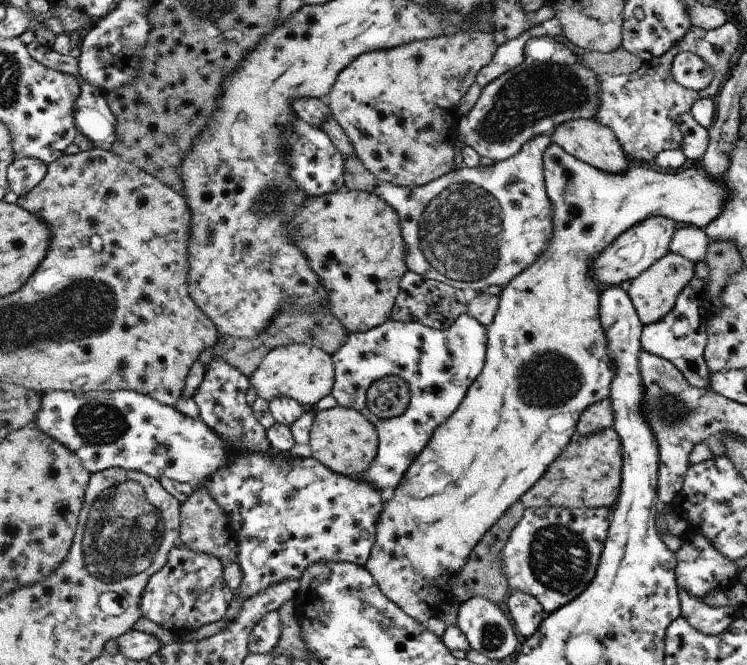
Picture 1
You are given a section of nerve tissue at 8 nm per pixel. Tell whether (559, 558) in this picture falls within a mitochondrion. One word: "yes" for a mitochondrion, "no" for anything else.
yes

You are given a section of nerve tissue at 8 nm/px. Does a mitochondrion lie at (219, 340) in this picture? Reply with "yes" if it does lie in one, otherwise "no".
no

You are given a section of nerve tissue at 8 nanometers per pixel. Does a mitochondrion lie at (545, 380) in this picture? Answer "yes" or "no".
yes

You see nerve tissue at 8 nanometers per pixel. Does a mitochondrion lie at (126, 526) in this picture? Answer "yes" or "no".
yes

